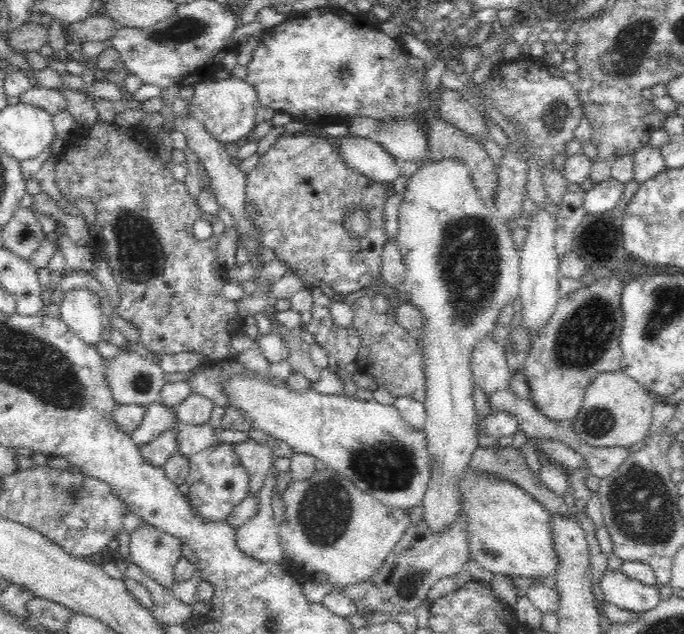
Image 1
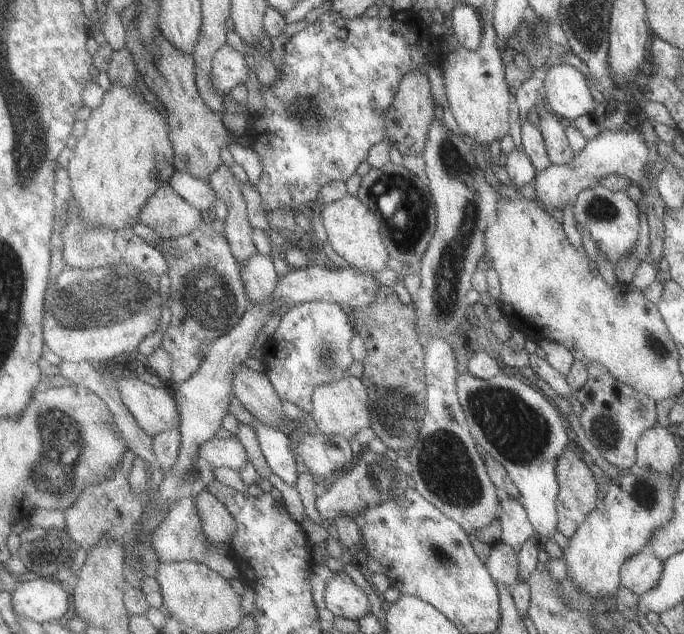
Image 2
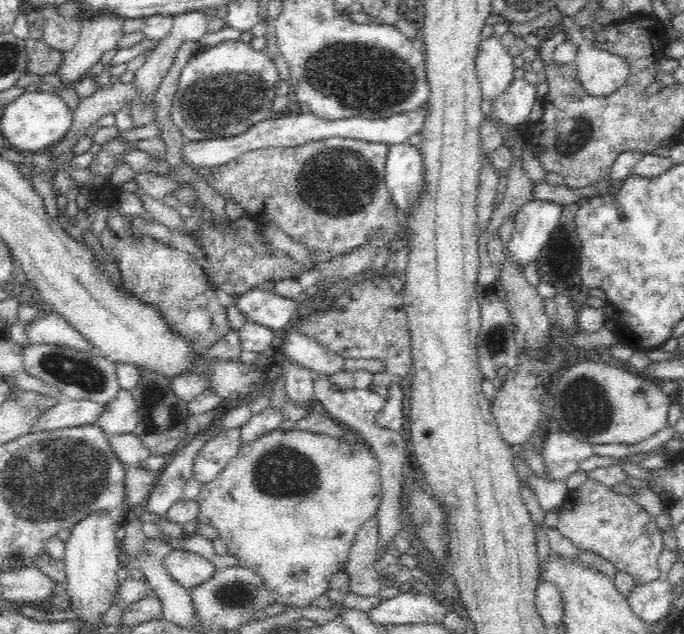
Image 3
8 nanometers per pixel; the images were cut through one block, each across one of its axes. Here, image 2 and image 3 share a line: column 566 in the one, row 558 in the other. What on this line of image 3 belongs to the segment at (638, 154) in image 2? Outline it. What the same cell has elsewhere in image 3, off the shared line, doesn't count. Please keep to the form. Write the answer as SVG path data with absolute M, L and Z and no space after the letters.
M178 549L170 552L162 565L176 583L189 590L204 583L215 572L215 566L202 556Z

